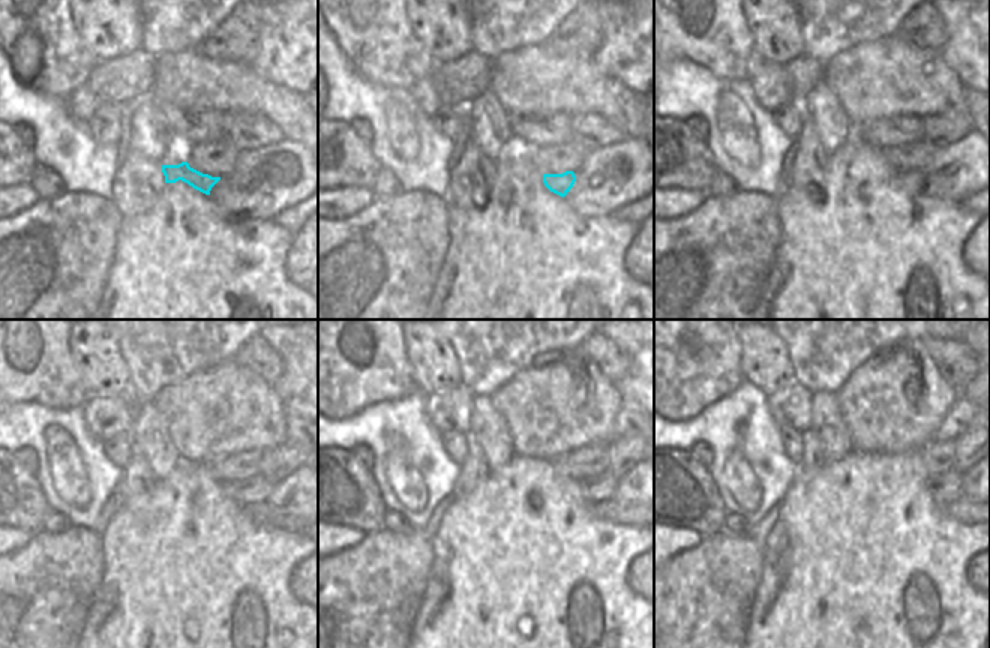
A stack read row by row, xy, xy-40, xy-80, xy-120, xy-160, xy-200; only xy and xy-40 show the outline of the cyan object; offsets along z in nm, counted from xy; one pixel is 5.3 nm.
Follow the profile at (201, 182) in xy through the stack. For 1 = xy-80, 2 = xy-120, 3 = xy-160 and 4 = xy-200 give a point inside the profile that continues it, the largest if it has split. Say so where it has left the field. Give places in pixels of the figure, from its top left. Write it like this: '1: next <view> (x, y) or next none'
1: next xy-80 (911, 180)
2: next xy-120 (263, 513)
3: next xy-160 (618, 512)
4: next xy-200 (959, 510)

